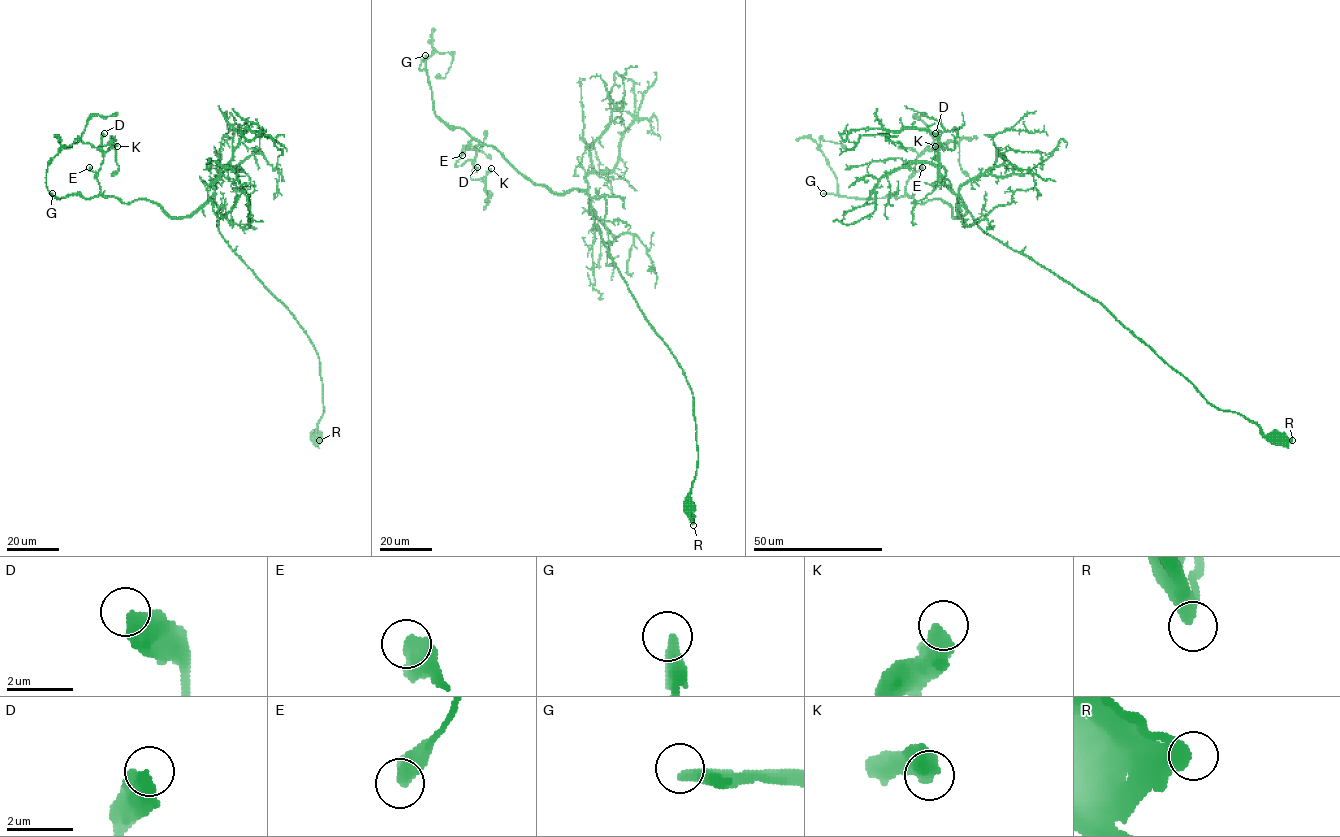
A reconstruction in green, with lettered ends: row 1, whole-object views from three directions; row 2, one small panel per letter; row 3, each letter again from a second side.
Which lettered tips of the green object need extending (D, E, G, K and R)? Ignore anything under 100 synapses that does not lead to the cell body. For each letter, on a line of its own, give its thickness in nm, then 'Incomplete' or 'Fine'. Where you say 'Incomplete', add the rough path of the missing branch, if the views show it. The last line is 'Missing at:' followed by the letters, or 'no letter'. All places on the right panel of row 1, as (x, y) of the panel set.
D: Thickness 550 nm. Fine
E: Thickness 600 nm. Fine
G: Thickness 400 nm. Incomplete
K: Thickness 550 nm. Fine
R: Thickness 550 nm. Fine
Missing at: G

